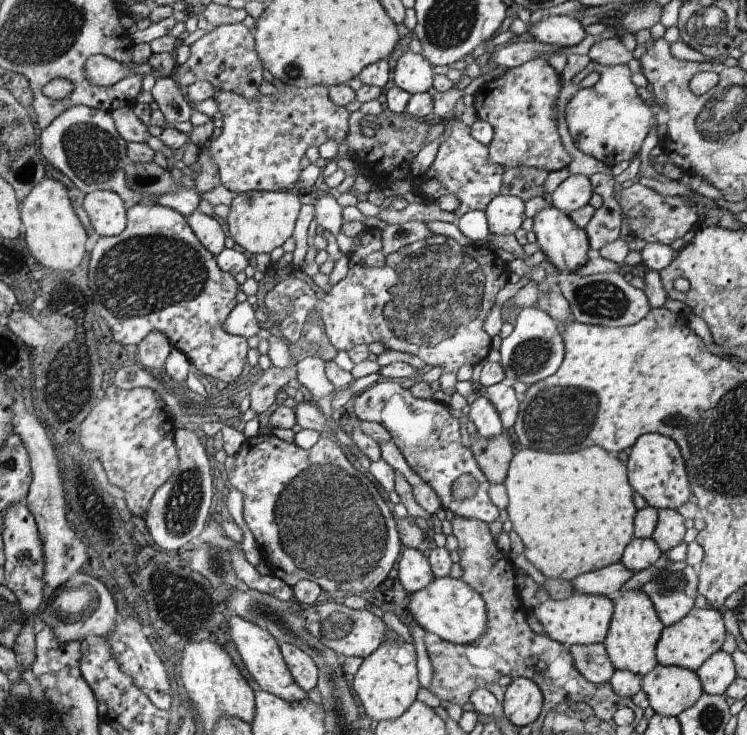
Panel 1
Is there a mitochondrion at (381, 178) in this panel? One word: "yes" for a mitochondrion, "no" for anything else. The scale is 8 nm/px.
no

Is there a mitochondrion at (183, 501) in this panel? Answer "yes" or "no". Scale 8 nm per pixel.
yes

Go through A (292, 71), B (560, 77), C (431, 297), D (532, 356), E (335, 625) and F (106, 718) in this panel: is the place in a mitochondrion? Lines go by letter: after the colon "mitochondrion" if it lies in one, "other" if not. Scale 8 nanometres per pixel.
A: mitochondrion
B: other
C: mitochondrion
D: mitochondrion
E: mitochondrion
F: other

